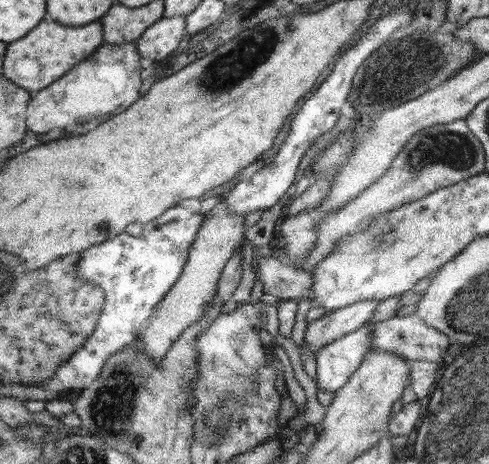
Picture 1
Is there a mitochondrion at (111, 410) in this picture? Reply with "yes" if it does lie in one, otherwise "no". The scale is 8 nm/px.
yes

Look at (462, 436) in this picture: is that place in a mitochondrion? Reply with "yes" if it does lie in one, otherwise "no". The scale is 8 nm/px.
yes

